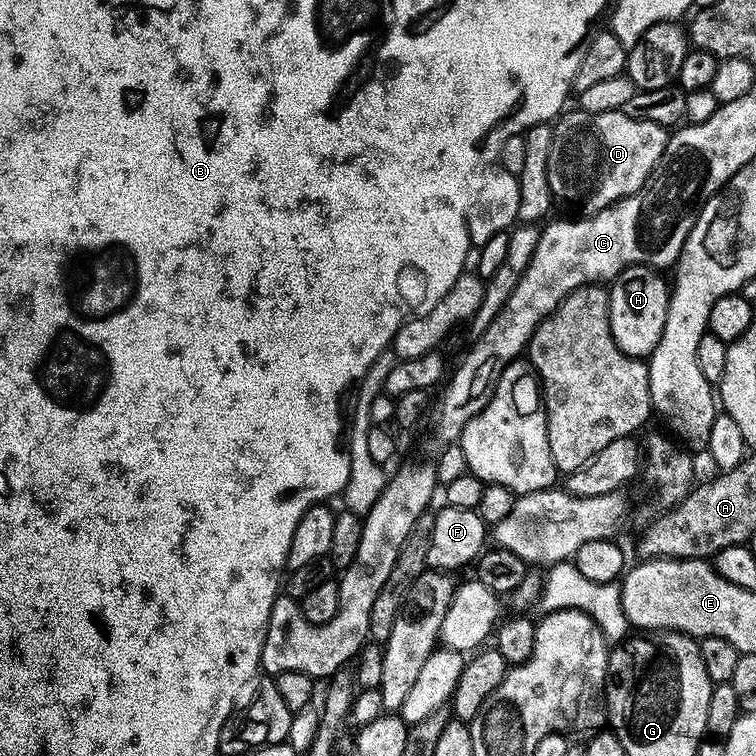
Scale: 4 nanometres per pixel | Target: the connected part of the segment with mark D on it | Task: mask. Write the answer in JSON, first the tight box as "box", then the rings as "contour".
{"box":[548,110,669,218],"contour":[[[579,110],[565,111],[555,121],[548,155],[555,207],[569,217],[583,218],[635,197],[662,158],[669,135],[669,129],[654,122],[638,122],[638,118],[630,118],[622,110],[597,116]]]}

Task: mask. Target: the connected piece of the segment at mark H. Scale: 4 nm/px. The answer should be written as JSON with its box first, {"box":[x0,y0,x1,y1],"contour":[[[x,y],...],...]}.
{"box":[608,264,670,358],"contour":[[[633,264],[625,268],[615,280],[611,281],[608,293],[608,317],[610,330],[614,334],[614,342],[627,356],[647,358],[658,346],[662,338],[662,330],[666,326],[668,313],[668,297],[670,284],[663,280],[661,273],[655,268],[643,264]]]}

